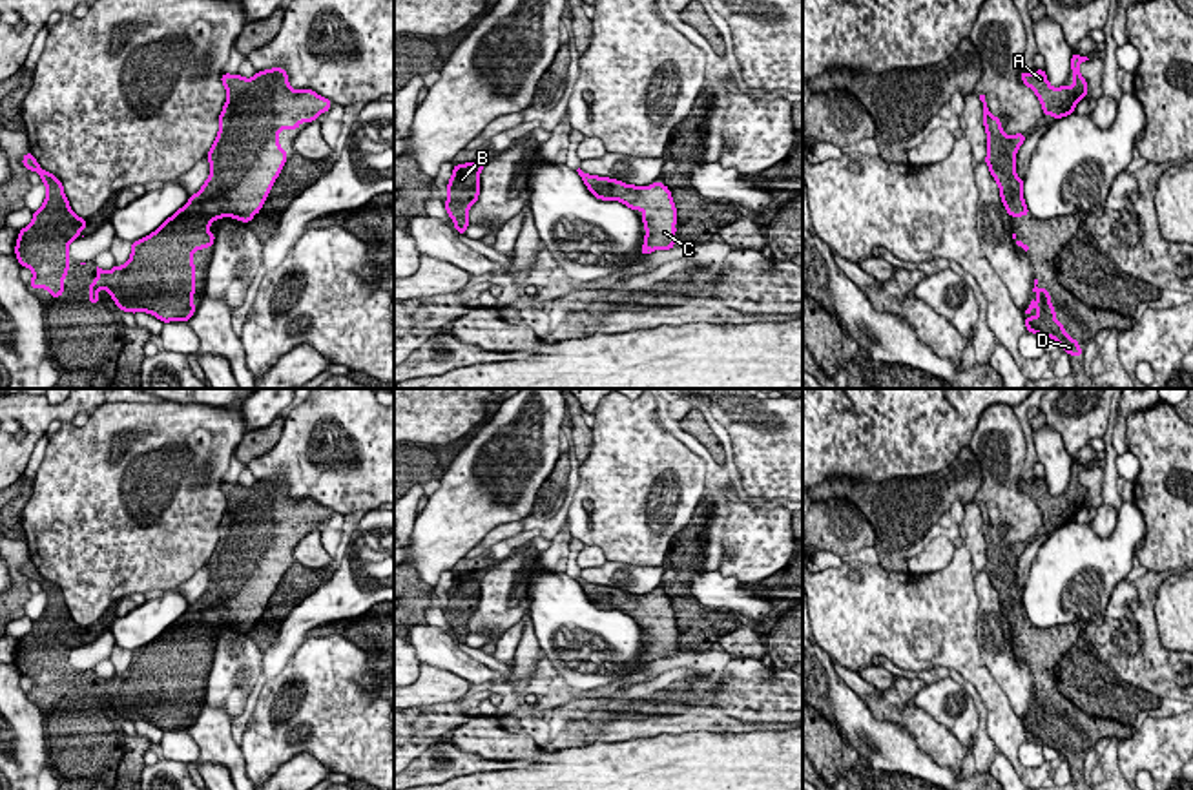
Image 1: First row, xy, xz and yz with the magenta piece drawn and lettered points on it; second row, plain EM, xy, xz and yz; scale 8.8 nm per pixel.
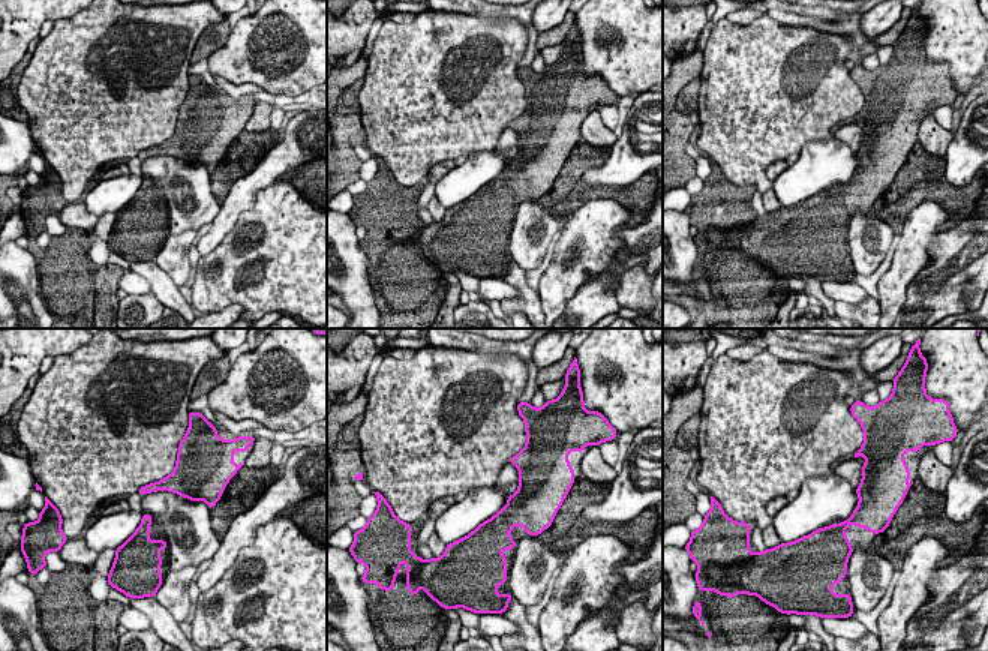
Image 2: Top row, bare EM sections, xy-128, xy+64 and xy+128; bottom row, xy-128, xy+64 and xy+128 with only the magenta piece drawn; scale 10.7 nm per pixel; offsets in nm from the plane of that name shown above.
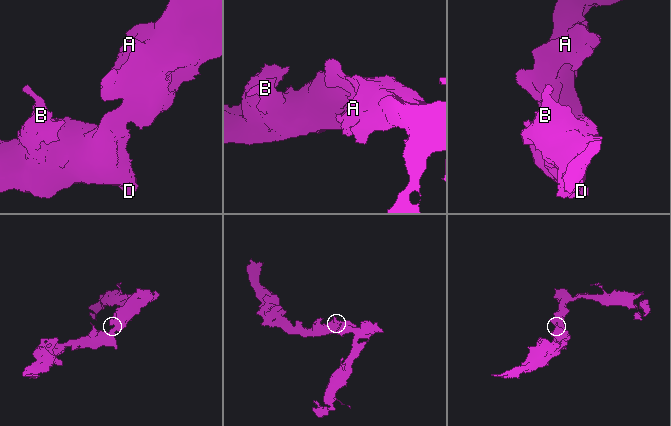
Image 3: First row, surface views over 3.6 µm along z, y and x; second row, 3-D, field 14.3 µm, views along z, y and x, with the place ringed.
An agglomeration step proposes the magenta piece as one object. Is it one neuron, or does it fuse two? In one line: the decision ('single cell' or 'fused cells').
single cell

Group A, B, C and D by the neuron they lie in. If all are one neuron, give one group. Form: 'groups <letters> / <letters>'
groups A B C D

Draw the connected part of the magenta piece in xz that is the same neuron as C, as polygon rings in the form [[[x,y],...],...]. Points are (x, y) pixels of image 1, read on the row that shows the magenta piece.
[[[576,170],[587,190],[600,201],[618,201],[631,210],[644,213],[646,239],[642,254],[675,248],[677,208],[671,192],[659,179],[649,186],[624,184],[618,179],[589,175]]]

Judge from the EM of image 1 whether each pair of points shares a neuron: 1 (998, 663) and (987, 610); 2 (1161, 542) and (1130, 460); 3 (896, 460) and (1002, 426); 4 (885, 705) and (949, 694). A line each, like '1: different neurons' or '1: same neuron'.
1: same neuron
2: different neurons
3: different neurons
4: different neurons

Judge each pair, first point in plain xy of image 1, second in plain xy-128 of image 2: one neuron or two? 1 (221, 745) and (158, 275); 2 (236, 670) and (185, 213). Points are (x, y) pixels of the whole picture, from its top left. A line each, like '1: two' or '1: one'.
1: two
2: one

